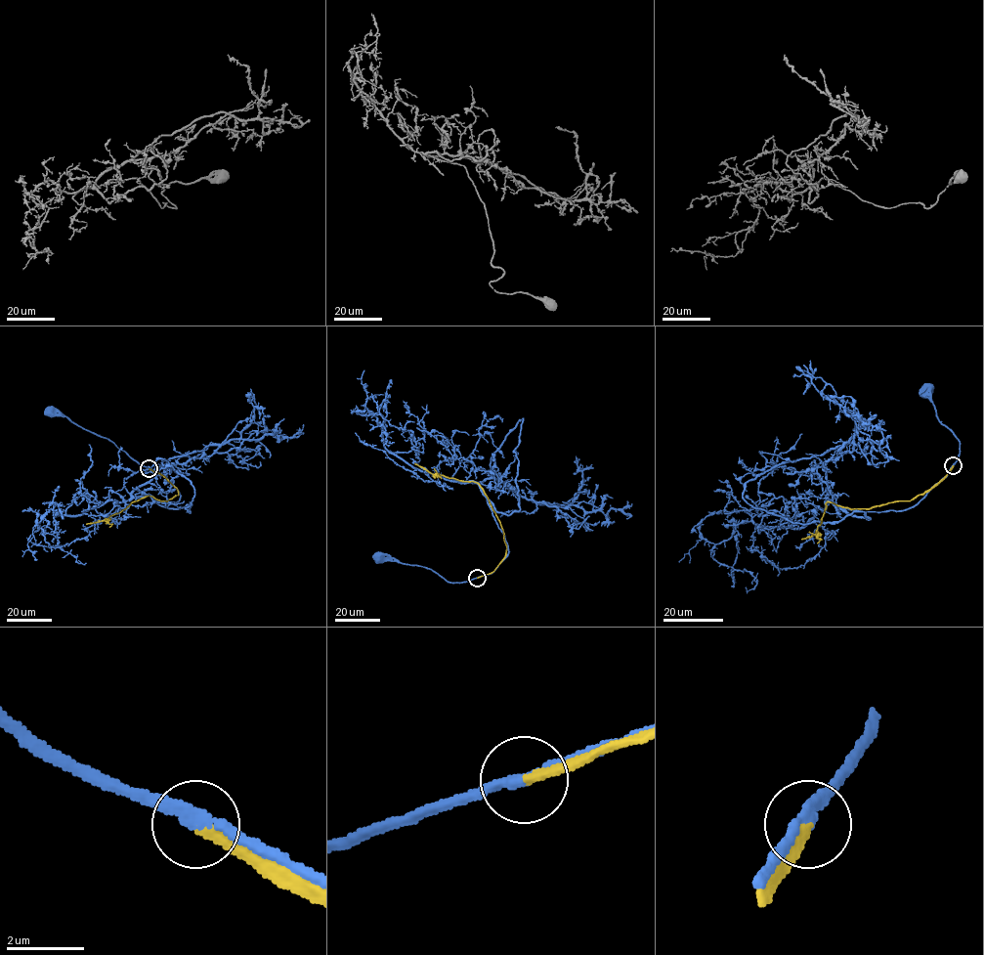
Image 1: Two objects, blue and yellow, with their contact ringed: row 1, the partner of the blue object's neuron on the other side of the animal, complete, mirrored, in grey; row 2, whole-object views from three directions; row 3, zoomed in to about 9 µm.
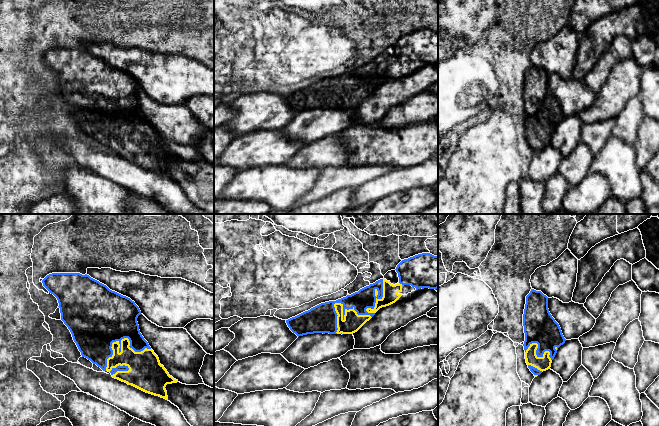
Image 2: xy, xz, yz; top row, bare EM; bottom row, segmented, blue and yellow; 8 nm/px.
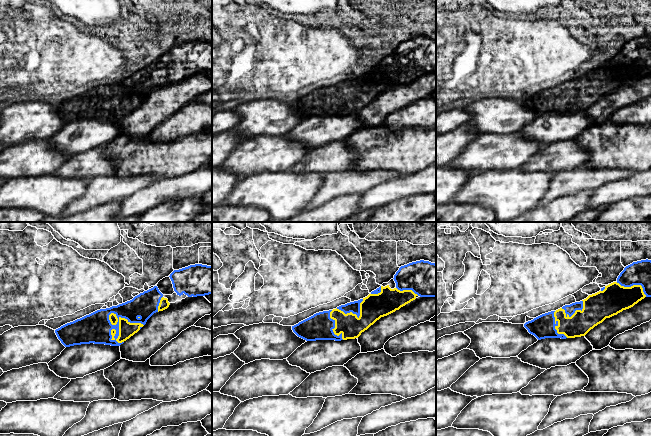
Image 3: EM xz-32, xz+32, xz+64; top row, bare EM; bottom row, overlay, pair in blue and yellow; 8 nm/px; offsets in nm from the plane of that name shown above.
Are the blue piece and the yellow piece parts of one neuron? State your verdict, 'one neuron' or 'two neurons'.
two neurons

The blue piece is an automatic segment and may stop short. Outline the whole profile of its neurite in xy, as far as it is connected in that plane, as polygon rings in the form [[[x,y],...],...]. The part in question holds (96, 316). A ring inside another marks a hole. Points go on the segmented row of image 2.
[[[52,273],[42,280],[43,286],[53,294],[59,303],[61,320],[70,330],[73,340],[76,343],[82,357],[87,358],[93,364],[96,364],[103,371],[106,371],[107,359],[112,357],[112,343],[118,341],[120,344],[119,353],[121,352],[121,340],[128,338],[130,348],[135,352],[141,352],[145,348],[151,349],[148,342],[144,339],[139,330],[137,322],[141,314],[139,307],[130,298],[123,296],[115,291],[110,290],[106,285],[91,278],[89,275],[80,273]]]

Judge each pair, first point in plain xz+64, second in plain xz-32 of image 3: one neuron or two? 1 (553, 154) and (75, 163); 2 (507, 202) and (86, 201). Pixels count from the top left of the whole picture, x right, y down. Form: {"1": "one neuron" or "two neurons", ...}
{"1": "one neuron", "2": "two neurons"}

